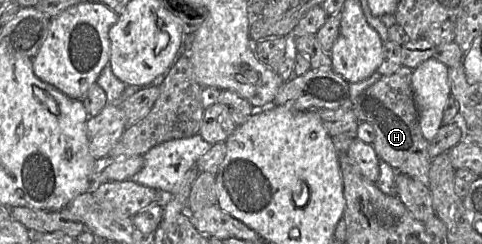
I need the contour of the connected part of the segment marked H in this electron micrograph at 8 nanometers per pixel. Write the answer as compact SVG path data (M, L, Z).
M401 66L395 73L382 76L366 88L353 104L353 110L360 122L369 123L375 131L372 144L380 160L386 162L397 173L429 185L429 168L431 160L428 155L429 142L423 137L417 106L412 90L412 73L414 69Z

